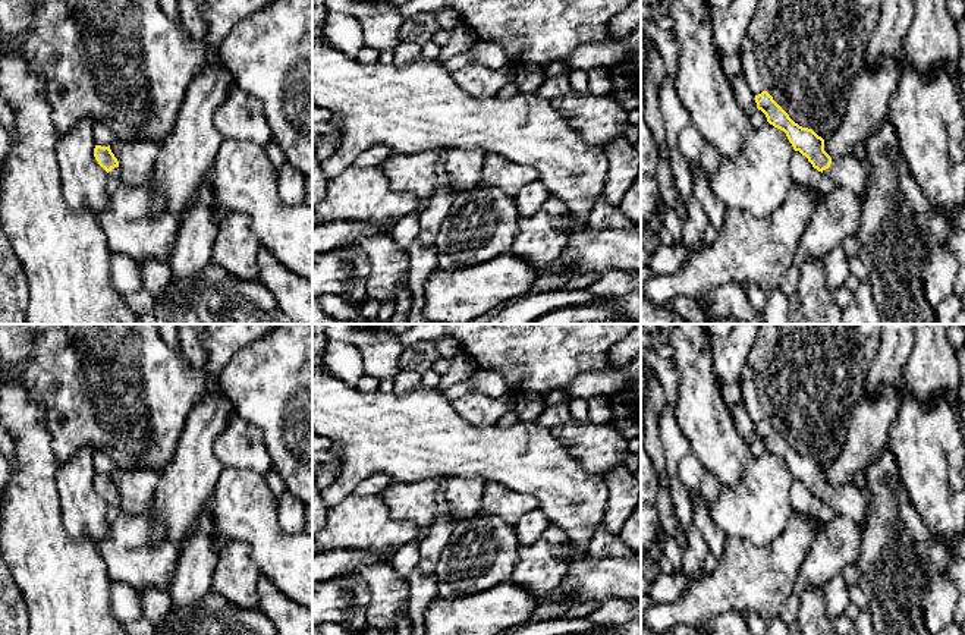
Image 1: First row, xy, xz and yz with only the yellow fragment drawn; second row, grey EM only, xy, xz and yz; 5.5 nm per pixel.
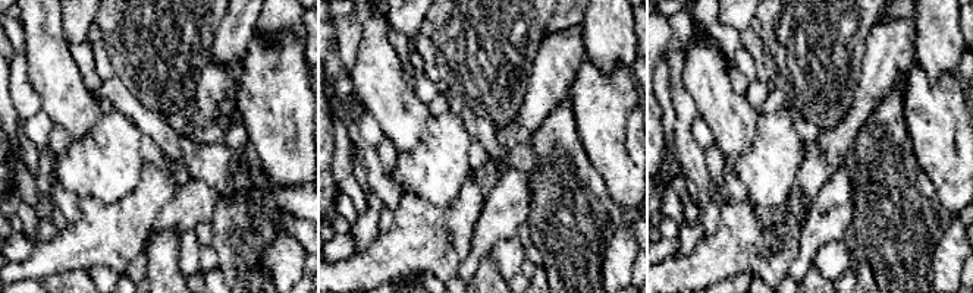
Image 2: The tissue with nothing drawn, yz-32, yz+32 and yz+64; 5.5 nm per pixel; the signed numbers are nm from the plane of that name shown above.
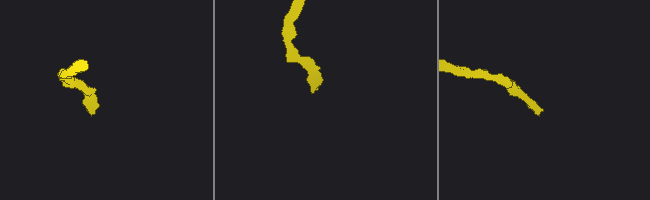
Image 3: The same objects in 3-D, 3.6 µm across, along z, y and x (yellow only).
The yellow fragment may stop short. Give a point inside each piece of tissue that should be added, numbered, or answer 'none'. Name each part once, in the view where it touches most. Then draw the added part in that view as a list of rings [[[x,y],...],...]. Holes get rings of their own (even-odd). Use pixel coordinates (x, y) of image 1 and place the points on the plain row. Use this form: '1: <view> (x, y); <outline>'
1: yz (848, 500); [[[854,484],[832,487],[829,497],[823,503],[830,506],[834,513],[852,519],[855,524],[862,524],[867,519],[868,506],[873,496]]]

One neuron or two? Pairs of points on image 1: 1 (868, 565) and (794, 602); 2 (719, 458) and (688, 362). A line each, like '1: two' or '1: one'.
1: two
2: one

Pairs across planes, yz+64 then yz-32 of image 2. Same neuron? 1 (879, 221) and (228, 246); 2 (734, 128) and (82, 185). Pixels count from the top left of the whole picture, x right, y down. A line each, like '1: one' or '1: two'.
1: one
2: two

